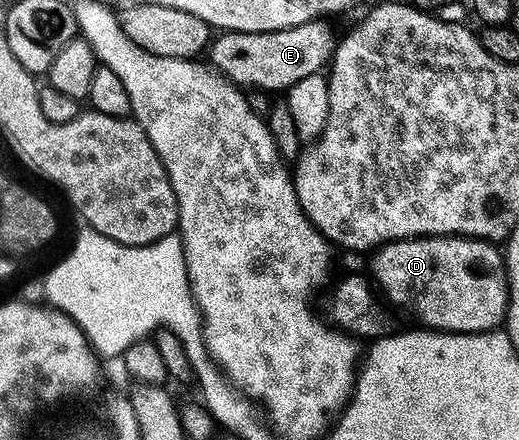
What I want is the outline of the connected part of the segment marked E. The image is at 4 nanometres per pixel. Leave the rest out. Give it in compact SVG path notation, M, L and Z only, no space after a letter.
M318 19L303 23L301 26L293 26L287 30L277 30L274 33L234 33L222 32L212 38L207 50L207 57L210 57L212 64L218 73L229 78L234 85L246 87L254 85L257 89L288 89L299 79L307 79L307 75L322 72L330 64L335 48L335 36L329 30L329 21Z

